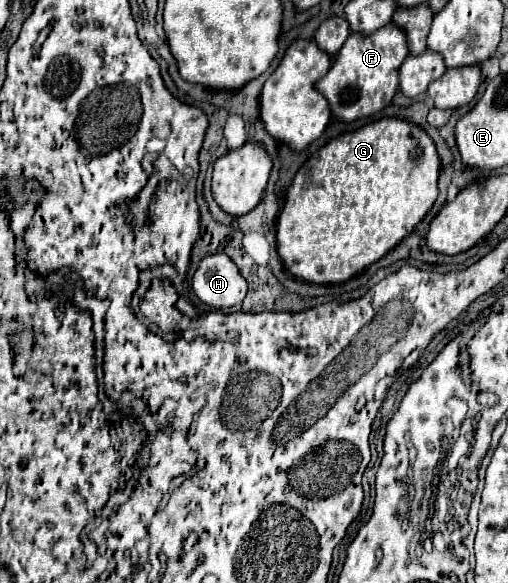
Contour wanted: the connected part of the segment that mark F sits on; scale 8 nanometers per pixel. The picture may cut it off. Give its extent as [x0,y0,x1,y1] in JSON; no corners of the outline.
[319,23,407,123]

